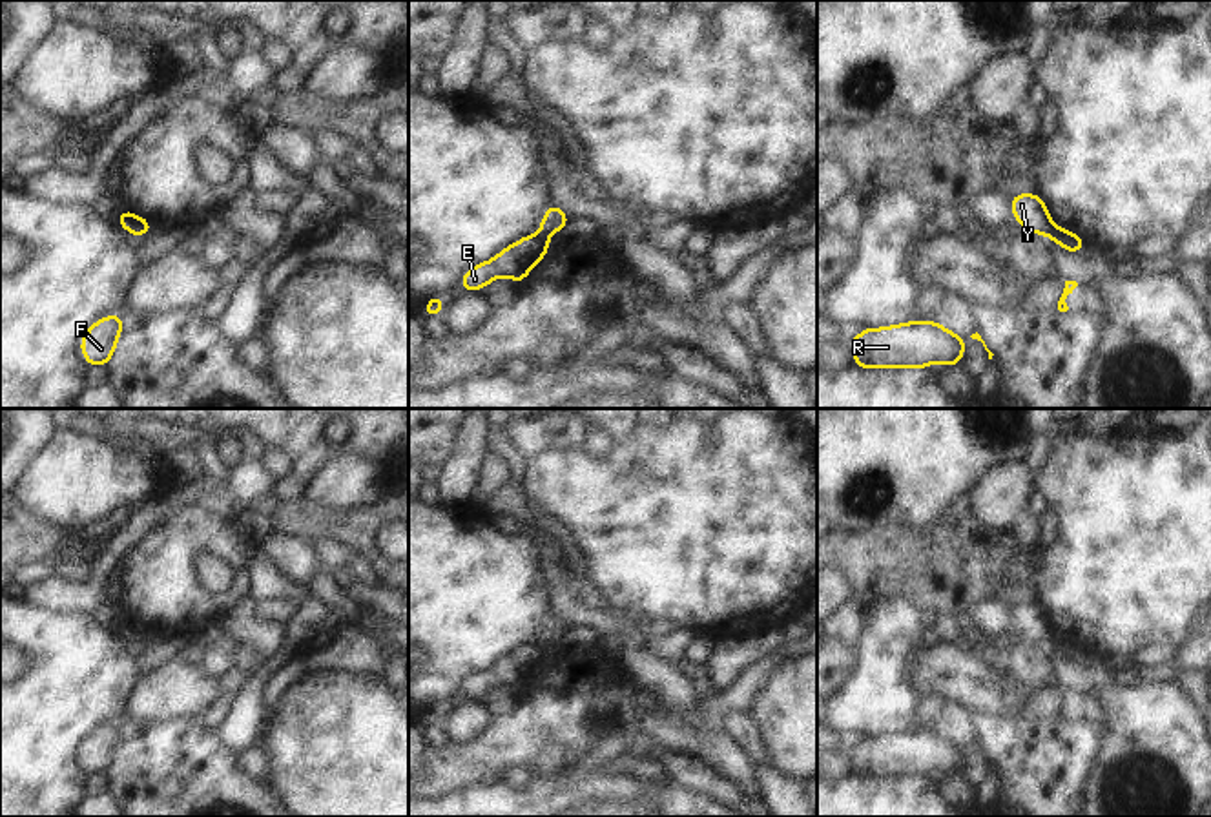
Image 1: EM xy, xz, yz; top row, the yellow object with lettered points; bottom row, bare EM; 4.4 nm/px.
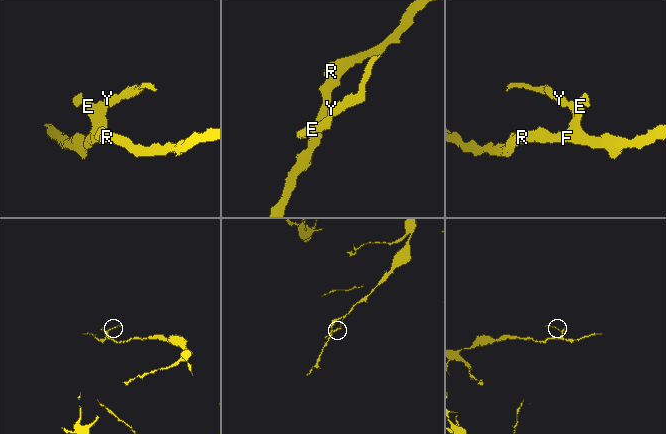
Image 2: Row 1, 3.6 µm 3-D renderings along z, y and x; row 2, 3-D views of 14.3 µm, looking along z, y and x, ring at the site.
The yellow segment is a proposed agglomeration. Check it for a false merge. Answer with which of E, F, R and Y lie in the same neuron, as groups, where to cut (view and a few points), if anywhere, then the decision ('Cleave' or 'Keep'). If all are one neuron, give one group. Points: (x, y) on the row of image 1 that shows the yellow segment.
Groups: E F R / Y. Split along yz (1053, 225), (1047, 234). Cleave.

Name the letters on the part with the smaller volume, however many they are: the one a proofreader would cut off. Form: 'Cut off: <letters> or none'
Cut off: Y.

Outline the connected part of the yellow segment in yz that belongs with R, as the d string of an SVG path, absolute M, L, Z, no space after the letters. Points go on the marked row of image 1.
M936 321L864 328L848 345L861 368L926 368L934 361L959 365L965 352L963 339Z

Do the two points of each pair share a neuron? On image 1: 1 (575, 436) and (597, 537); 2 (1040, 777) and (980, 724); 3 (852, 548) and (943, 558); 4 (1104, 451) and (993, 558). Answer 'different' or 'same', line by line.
1: different
2: same
3: same
4: different

